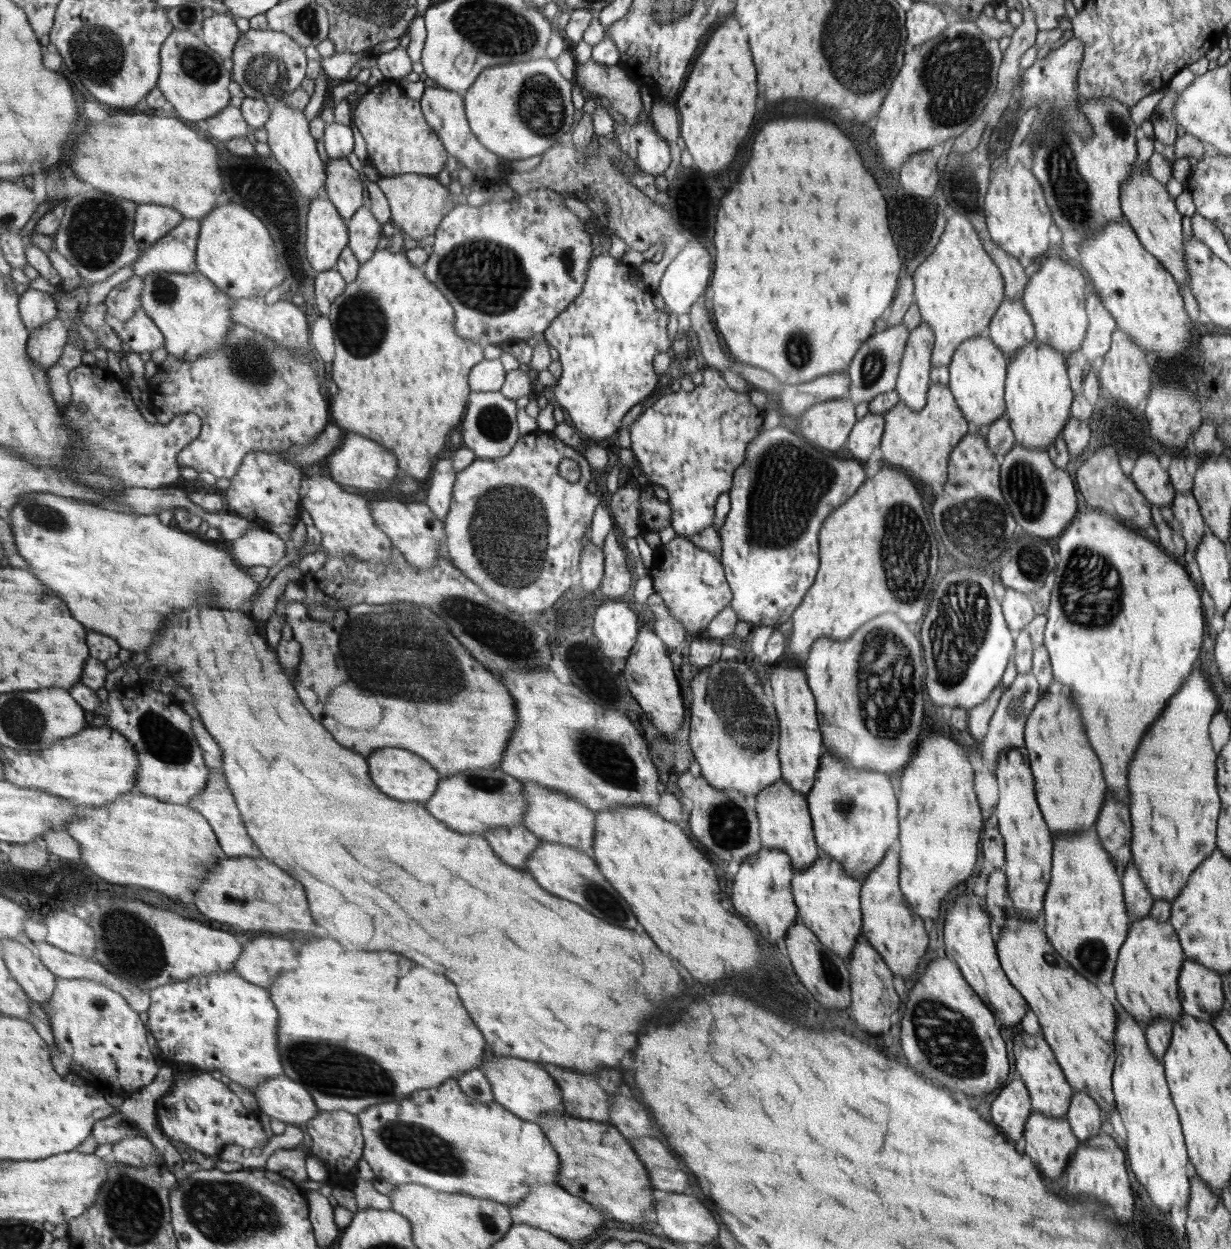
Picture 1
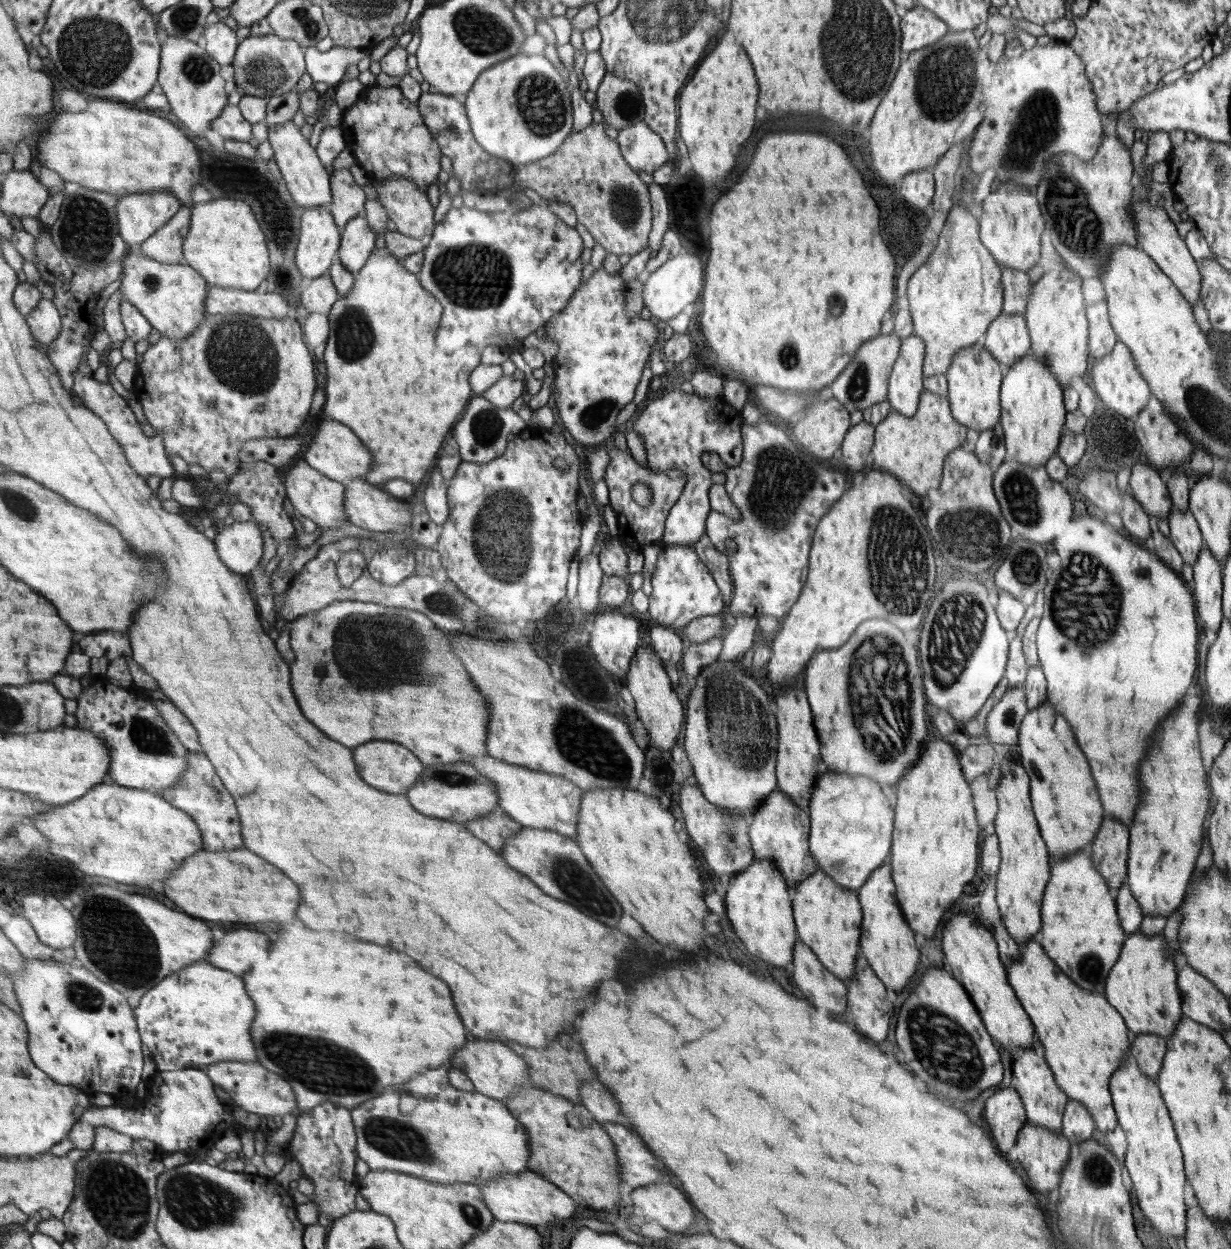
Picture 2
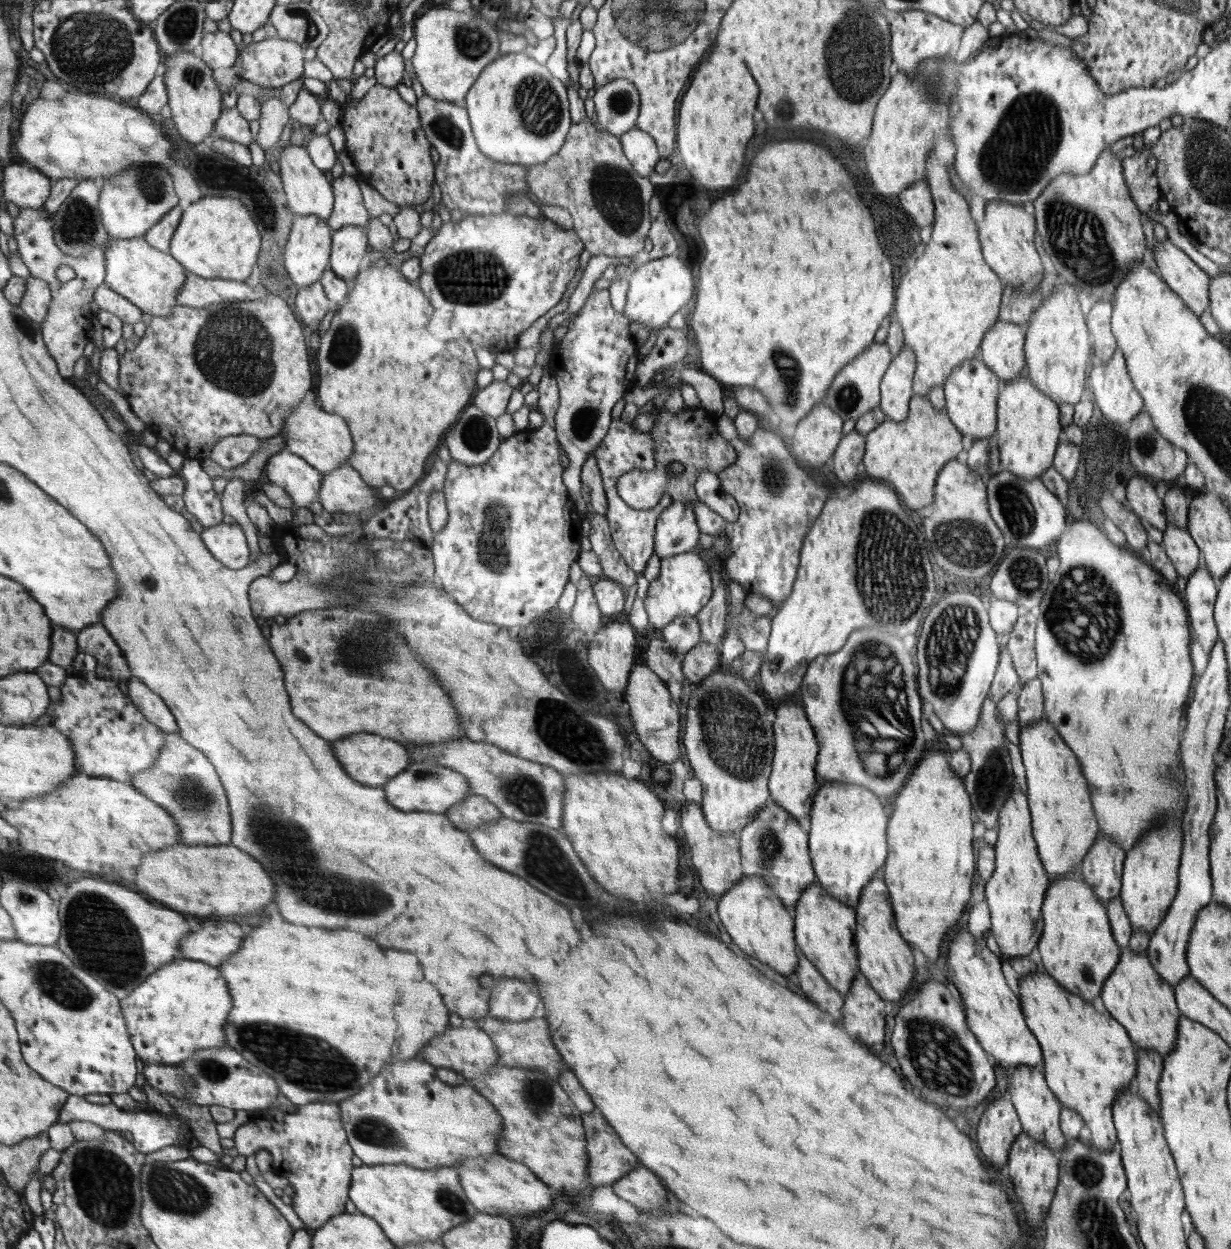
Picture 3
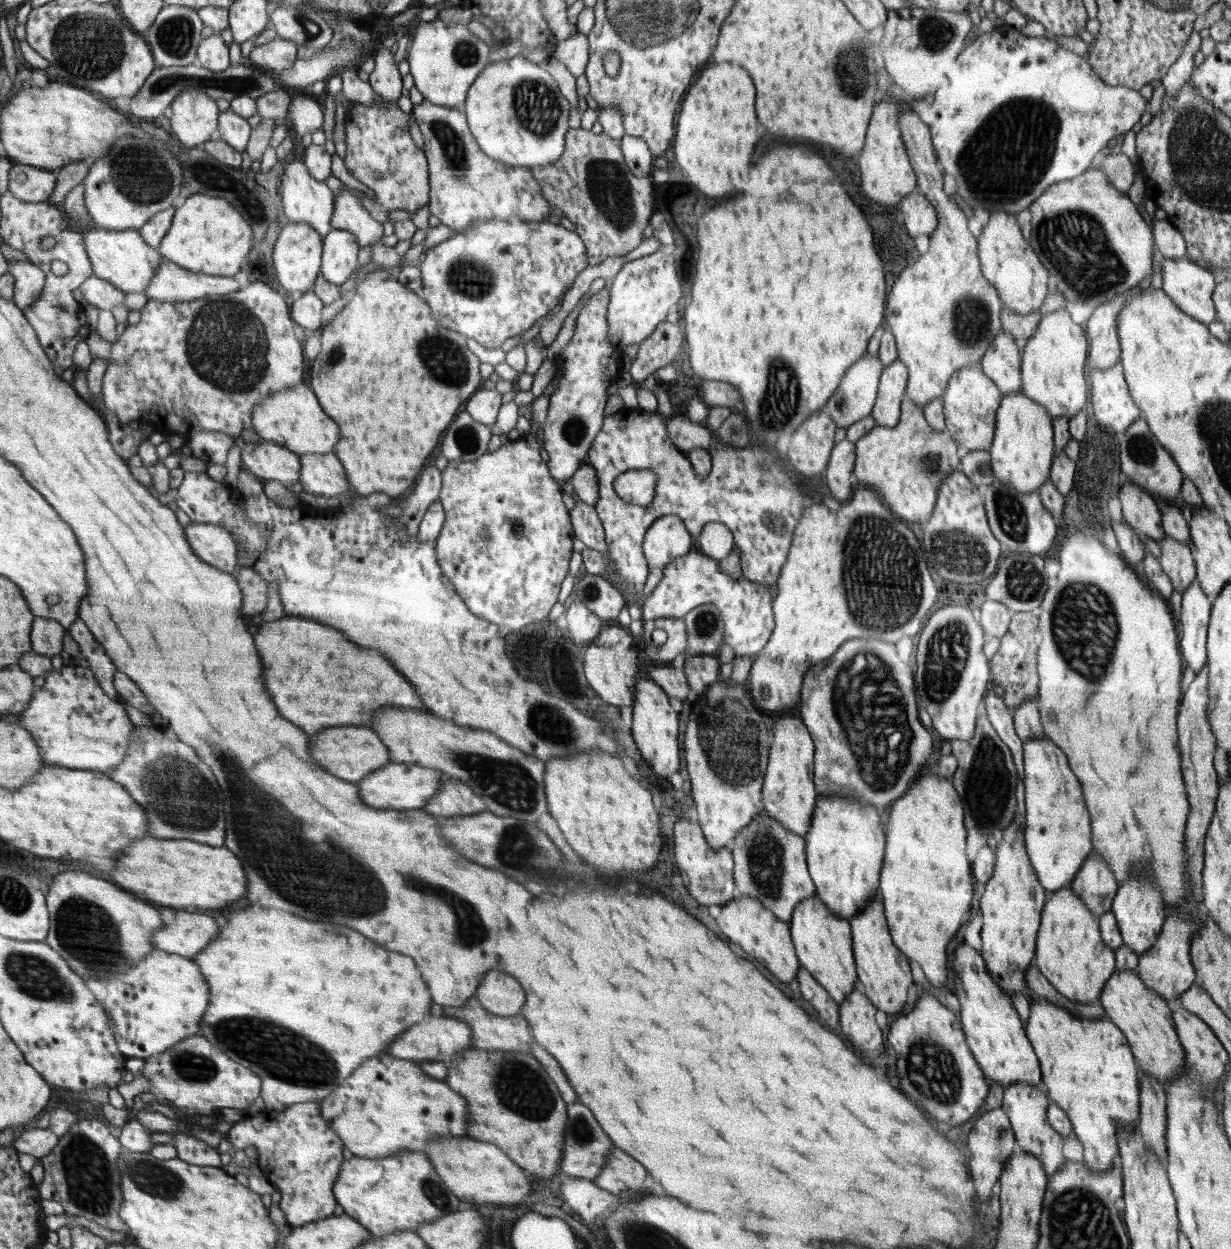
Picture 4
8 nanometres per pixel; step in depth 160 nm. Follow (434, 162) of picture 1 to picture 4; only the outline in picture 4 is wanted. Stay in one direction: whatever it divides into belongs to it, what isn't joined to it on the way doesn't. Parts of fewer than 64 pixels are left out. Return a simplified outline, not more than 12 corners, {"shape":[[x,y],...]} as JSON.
{"shape":[[376,94],[345,124],[350,174],[383,221],[428,204],[428,165],[410,113]]}

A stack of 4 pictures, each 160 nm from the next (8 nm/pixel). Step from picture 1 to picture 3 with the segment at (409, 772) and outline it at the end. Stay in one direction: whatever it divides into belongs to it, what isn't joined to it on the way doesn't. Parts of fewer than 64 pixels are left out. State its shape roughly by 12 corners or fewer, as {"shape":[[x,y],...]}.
{"shape":[[358,732],[334,742],[354,781],[382,788],[413,761],[405,746]]}

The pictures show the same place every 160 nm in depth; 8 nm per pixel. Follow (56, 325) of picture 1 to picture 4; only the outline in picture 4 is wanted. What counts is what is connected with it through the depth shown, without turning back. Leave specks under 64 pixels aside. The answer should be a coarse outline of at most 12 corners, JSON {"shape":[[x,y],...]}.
{"shape":[[26,260],[10,262],[13,301],[24,311],[40,298],[45,273]]}

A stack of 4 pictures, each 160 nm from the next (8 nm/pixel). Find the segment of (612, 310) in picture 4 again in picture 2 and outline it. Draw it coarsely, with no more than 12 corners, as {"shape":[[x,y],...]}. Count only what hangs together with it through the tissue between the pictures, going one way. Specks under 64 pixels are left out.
{"shape":[[682,251],[644,278],[644,313],[670,320],[696,301],[704,264]]}

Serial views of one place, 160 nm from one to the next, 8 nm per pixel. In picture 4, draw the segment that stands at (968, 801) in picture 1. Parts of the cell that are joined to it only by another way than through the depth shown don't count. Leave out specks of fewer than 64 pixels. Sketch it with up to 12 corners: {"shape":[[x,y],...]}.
{"shape":[[920,775],[892,804],[878,892],[934,986],[974,888],[963,802]]}

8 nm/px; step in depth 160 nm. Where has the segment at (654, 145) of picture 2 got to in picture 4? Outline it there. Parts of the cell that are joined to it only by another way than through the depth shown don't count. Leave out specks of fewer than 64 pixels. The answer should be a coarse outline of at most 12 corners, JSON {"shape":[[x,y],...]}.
{"shape":[[625,134],[622,152],[634,176],[651,178],[654,156],[643,138]]}

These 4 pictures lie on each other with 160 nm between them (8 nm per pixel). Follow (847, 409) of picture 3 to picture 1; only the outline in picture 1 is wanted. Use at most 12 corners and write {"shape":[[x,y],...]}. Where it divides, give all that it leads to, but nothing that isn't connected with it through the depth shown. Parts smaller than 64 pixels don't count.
{"shape":[[911,330],[862,344],[846,370],[856,406],[895,388]]}

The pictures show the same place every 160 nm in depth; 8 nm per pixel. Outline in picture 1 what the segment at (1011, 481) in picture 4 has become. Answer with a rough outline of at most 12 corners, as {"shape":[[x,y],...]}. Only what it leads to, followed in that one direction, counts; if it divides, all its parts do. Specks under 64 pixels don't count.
{"shape":[[1036,338],[1007,364],[1016,444],[1047,450],[1071,416],[1067,361]]}

